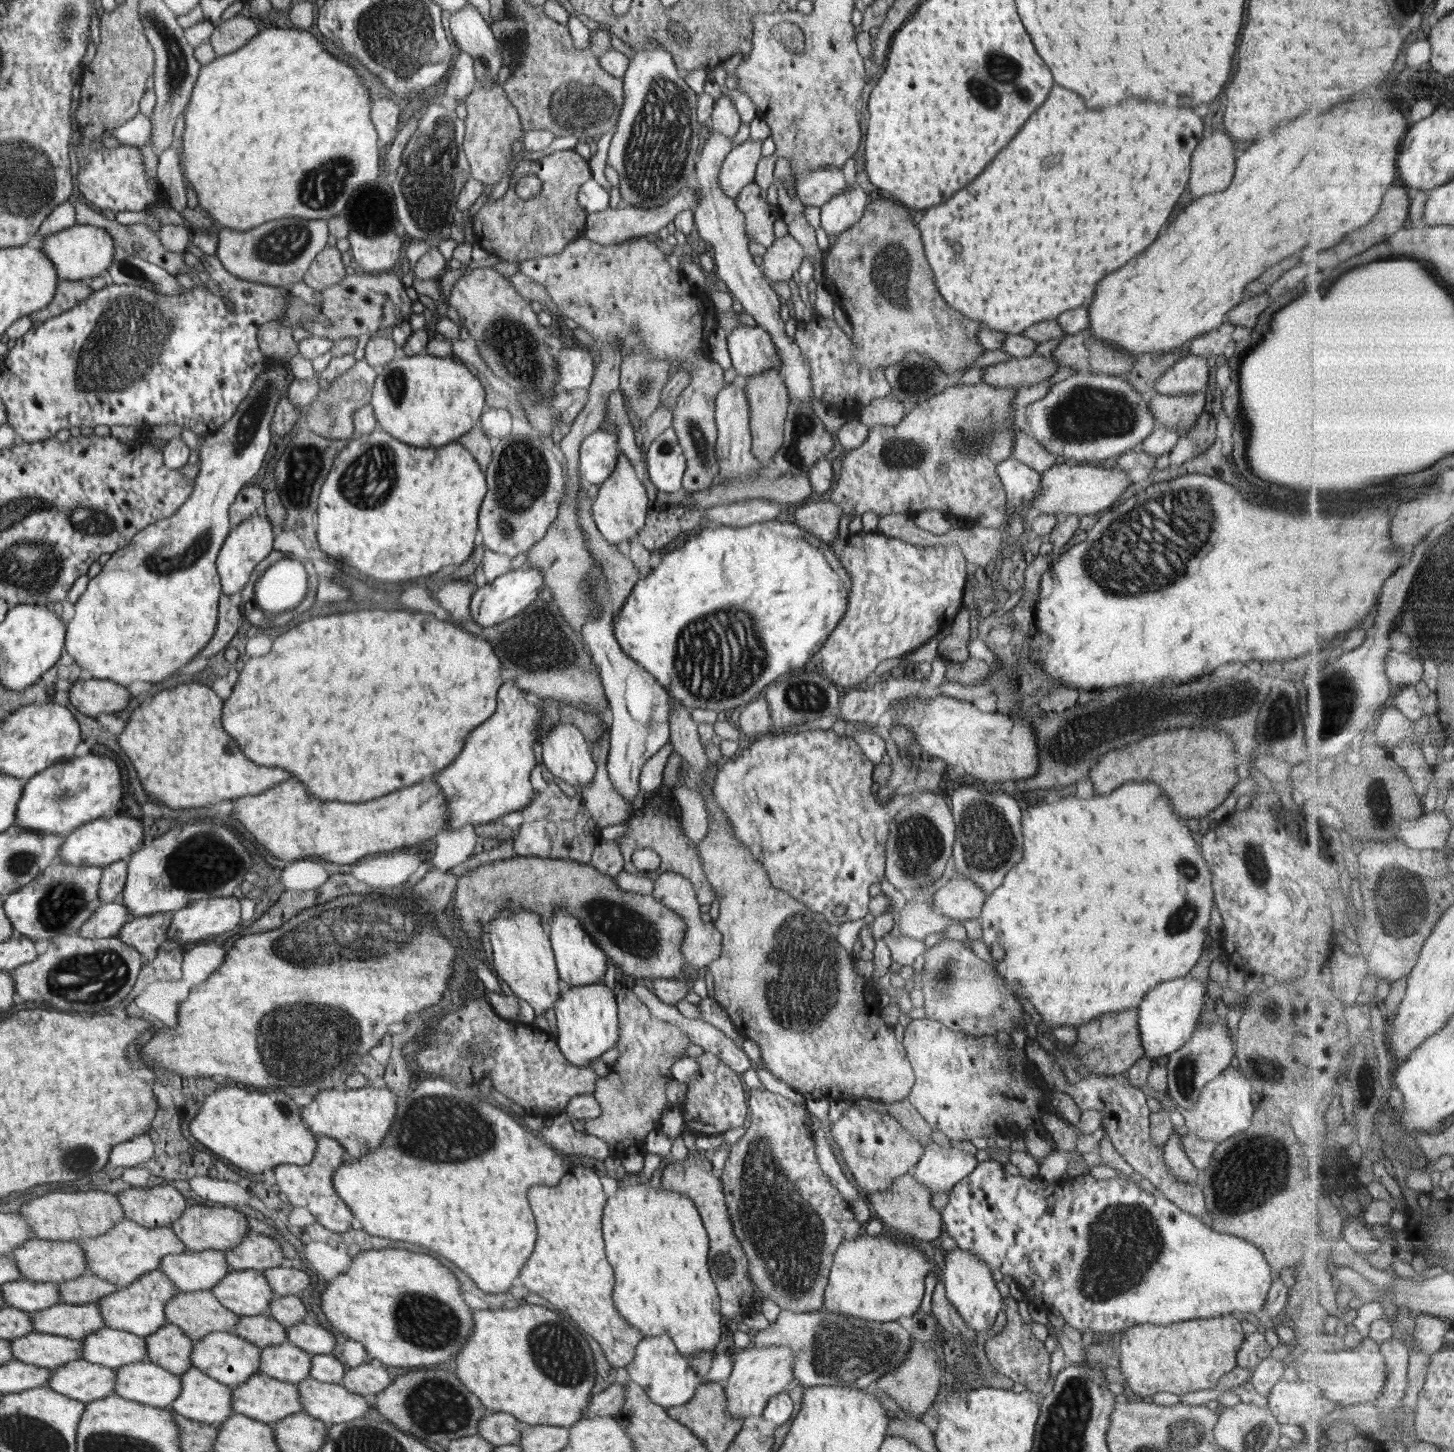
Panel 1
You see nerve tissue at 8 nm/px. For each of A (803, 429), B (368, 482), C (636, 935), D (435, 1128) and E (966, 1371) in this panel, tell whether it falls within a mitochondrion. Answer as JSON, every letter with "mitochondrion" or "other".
{"A":"mitochondrion","B":"mitochondrion","C":"mitochondrion","D":"mitochondrion","E":"mitochondrion"}

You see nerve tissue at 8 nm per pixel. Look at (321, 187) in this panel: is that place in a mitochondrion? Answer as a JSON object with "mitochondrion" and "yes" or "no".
{"mitochondrion":"yes"}

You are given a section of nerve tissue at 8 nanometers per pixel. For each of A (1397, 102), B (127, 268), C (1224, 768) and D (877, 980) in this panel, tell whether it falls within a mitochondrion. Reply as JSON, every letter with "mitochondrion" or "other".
{"A":"other","B":"mitochondrion","C":"other","D":"other"}

